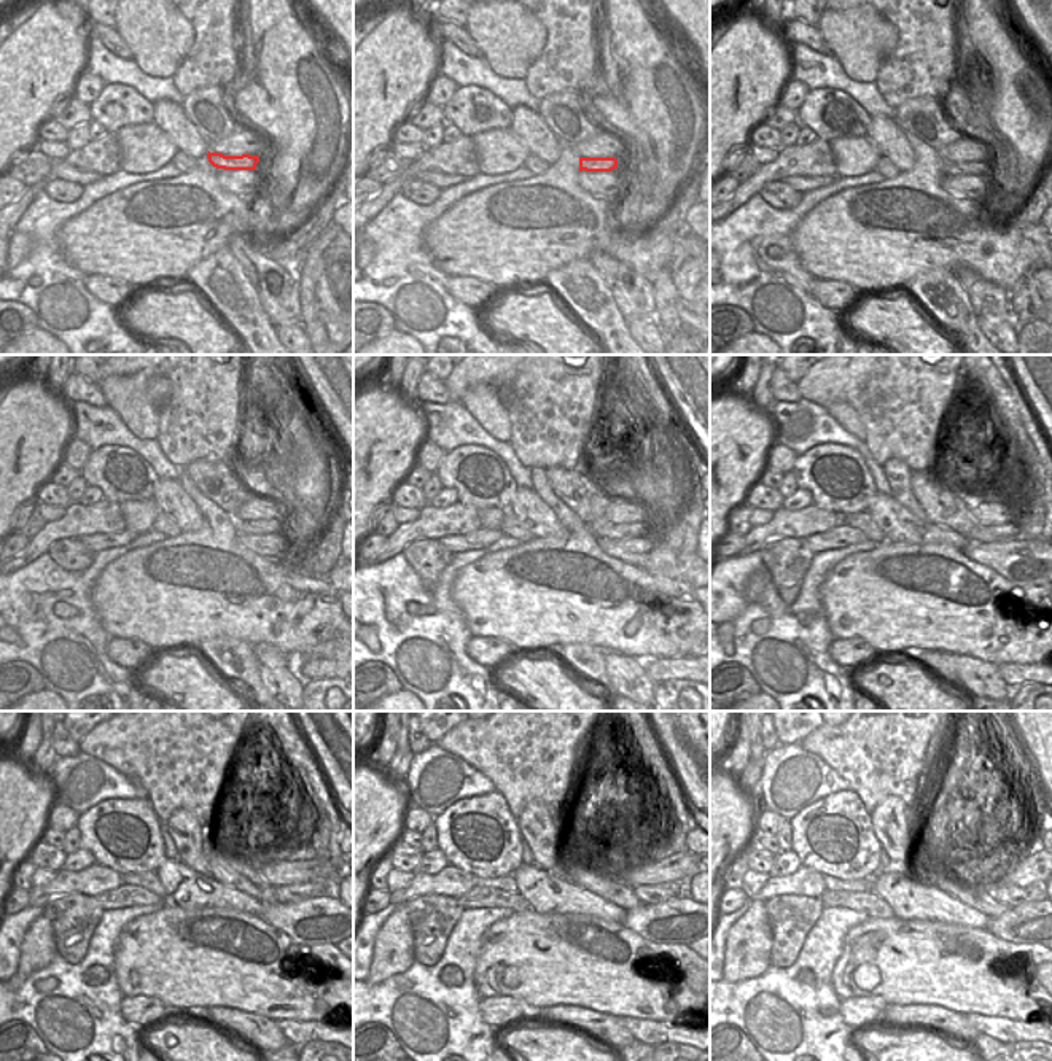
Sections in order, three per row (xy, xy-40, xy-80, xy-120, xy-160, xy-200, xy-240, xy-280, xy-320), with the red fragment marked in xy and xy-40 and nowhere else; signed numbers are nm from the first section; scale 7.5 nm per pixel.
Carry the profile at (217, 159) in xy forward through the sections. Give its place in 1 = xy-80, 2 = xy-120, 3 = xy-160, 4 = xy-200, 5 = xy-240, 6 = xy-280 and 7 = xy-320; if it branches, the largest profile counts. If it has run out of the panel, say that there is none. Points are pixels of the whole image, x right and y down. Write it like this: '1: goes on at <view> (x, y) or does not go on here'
1: goes on at xy-80 (954, 169)
2: goes on at xy-120 (242, 527)
3: goes on at xy-160 (602, 528)
4: goes on at xy-200 (1011, 530)
5: goes on at xy-240 (282, 893)
6: goes on at xy-280 (666, 891)
7: goes on at xy-320 (1009, 894)

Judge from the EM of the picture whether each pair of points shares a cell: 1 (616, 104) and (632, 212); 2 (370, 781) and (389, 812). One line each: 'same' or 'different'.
1: same
2: same

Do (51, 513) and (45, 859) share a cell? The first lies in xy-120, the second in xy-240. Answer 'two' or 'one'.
two

